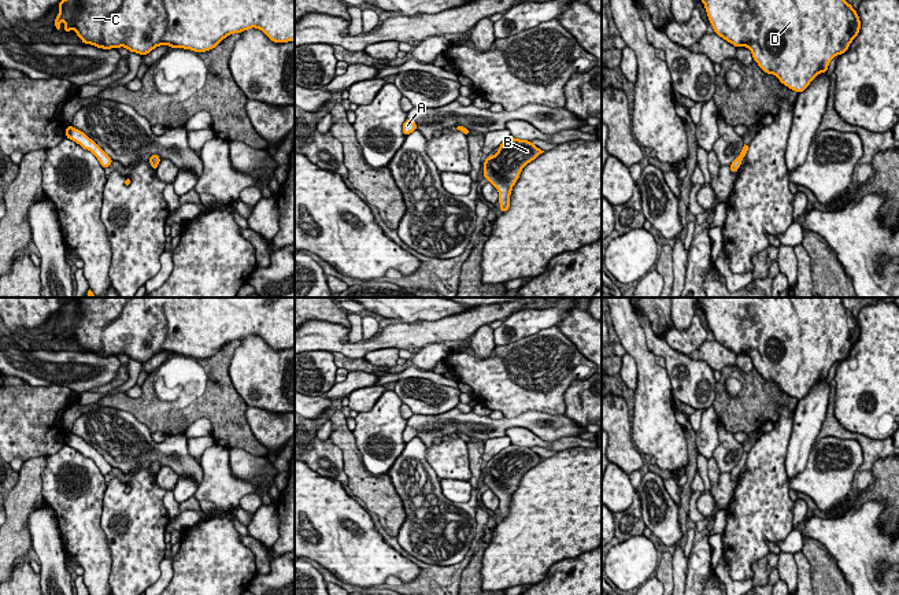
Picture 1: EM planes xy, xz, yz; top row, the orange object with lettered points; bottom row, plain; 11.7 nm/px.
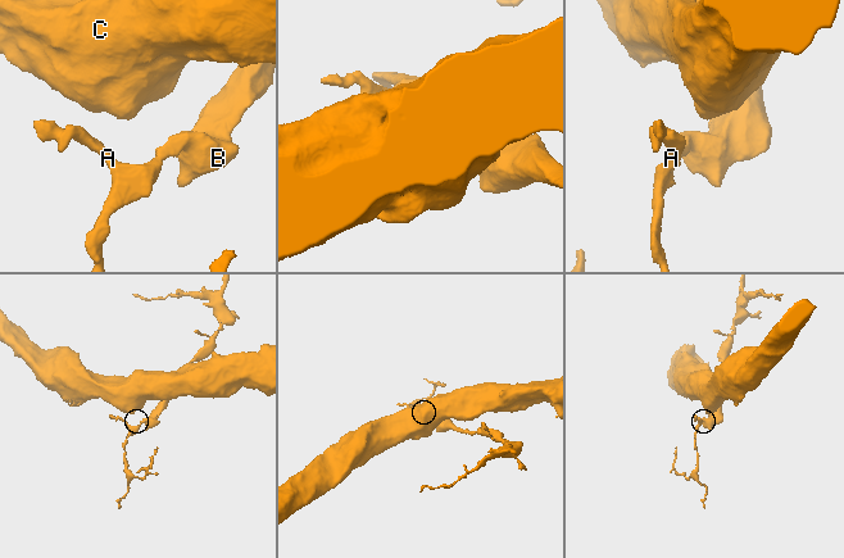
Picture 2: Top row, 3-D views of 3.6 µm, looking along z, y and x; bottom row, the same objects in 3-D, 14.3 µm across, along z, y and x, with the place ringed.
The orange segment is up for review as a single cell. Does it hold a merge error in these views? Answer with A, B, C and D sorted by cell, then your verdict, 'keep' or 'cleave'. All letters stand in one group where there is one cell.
groups A B C D; keep

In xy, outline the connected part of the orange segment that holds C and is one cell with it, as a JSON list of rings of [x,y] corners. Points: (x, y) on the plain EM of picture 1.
[[[75,298],[58,313],[58,337],[64,328],[64,339],[73,336],[82,351],[103,356],[125,354],[140,362],[147,362],[159,352],[206,359],[227,343],[251,335],[260,336],[273,350],[295,347],[295,298]]]

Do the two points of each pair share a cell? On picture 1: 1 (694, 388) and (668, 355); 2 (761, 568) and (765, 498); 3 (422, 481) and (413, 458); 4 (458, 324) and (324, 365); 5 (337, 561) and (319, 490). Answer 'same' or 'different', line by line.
1: same
2: different
3: same
4: different
5: same

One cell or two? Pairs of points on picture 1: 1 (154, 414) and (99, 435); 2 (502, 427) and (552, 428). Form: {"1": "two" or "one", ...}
{"1": "two", "2": "one"}

